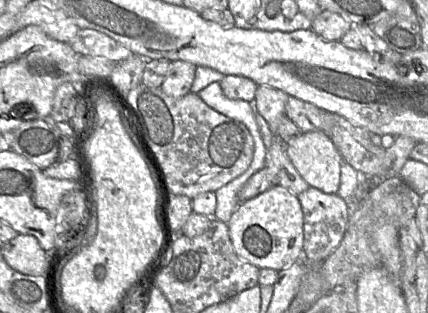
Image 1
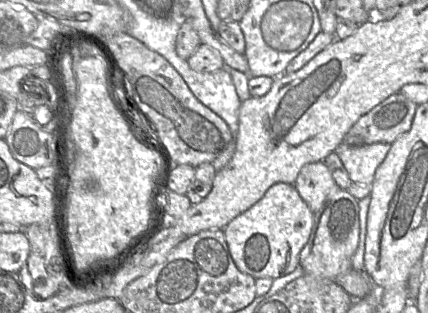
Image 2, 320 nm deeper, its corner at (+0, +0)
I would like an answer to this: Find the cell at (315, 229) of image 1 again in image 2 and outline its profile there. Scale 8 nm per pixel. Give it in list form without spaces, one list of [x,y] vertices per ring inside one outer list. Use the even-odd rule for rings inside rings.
[[[323,161],[304,165],[293,185],[313,213],[324,205],[330,194],[338,187]]]

